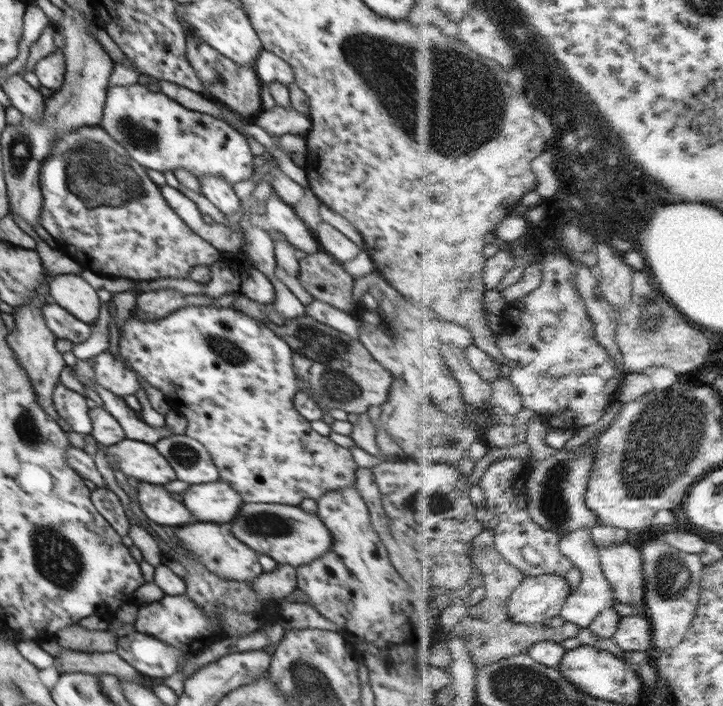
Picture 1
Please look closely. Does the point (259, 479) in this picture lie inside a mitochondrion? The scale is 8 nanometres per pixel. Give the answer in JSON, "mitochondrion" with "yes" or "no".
{"mitochondrion":"no"}

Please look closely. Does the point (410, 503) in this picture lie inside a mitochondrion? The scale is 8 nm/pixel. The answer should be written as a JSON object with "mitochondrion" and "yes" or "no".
{"mitochondrion":"yes"}

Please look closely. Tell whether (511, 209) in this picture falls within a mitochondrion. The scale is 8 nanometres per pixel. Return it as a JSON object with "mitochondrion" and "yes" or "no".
{"mitochondrion":"no"}

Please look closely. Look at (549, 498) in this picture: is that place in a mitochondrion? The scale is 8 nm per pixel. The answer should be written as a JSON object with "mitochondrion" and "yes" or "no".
{"mitochondrion":"yes"}

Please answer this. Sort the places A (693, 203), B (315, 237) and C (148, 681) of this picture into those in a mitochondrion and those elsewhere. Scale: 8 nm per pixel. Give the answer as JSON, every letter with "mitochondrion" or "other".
{"A":"other","B":"other","C":"other"}

